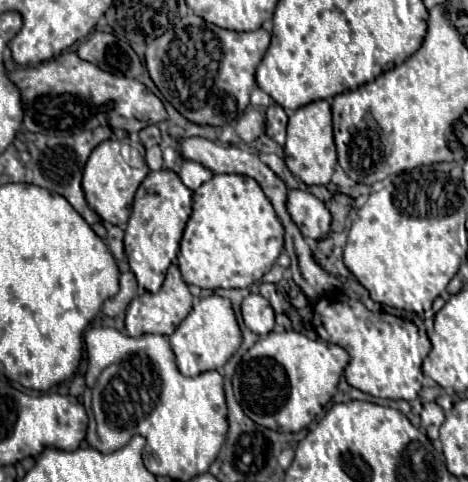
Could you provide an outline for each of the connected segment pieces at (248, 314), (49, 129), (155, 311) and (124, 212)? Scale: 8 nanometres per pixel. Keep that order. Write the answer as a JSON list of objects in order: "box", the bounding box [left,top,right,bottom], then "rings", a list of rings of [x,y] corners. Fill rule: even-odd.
[{"box":[241,294,275,336],"rings":[[[249,294],[241,304],[241,314],[245,326],[259,336],[269,334],[275,326],[275,312],[261,294]]]},{"box":[7,52,167,136],"rings":[[[63,52],[45,64],[17,68],[7,72],[7,78],[21,92],[25,112],[23,126],[29,132],[45,136],[71,136],[97,126],[137,132],[143,126],[167,120],[161,100],[147,86],[133,78],[103,72],[95,64],[81,60],[75,52]]]},{"box":[125,264,193,336],"rings":[[[175,264],[169,266],[167,278],[157,294],[145,292],[137,296],[129,308],[127,308],[127,318],[125,318],[125,328],[129,336],[141,336],[141,334],[163,334],[171,336],[173,330],[181,324],[181,320],[191,312],[193,308],[193,296],[189,292],[189,286],[183,282],[181,272]]]},{"box":[83,138,149,226],"rings":[[[115,138],[101,142],[91,152],[83,170],[83,192],[89,208],[93,208],[105,222],[111,222],[115,226],[125,226],[131,214],[133,196],[147,174],[149,168],[137,149]]]}]

